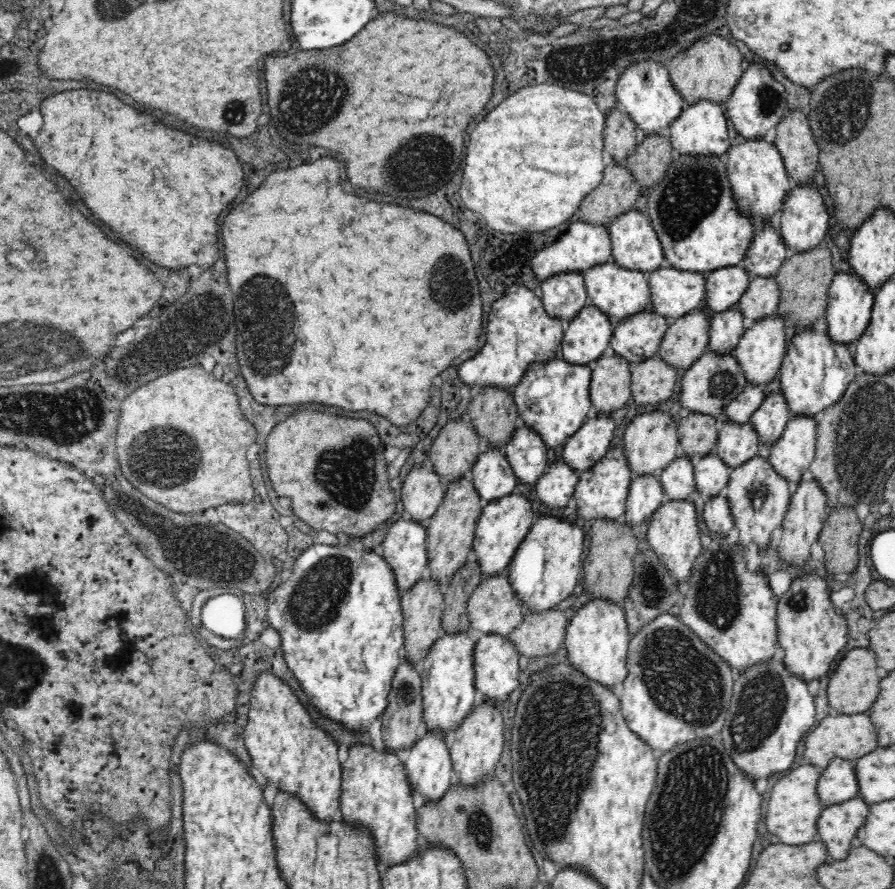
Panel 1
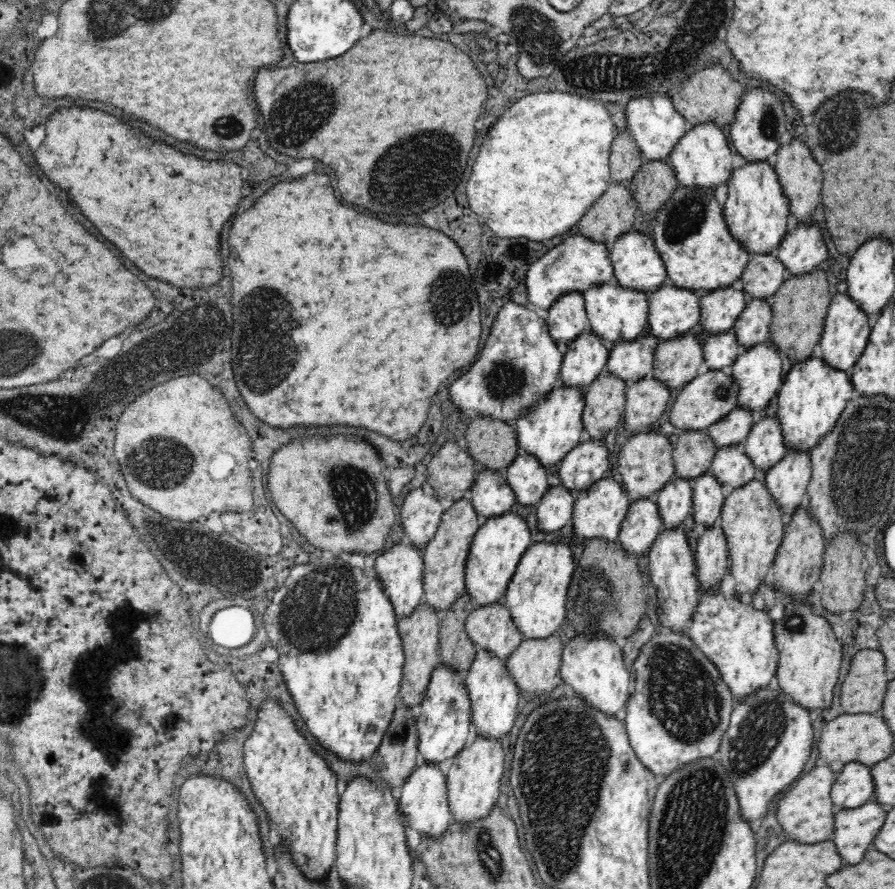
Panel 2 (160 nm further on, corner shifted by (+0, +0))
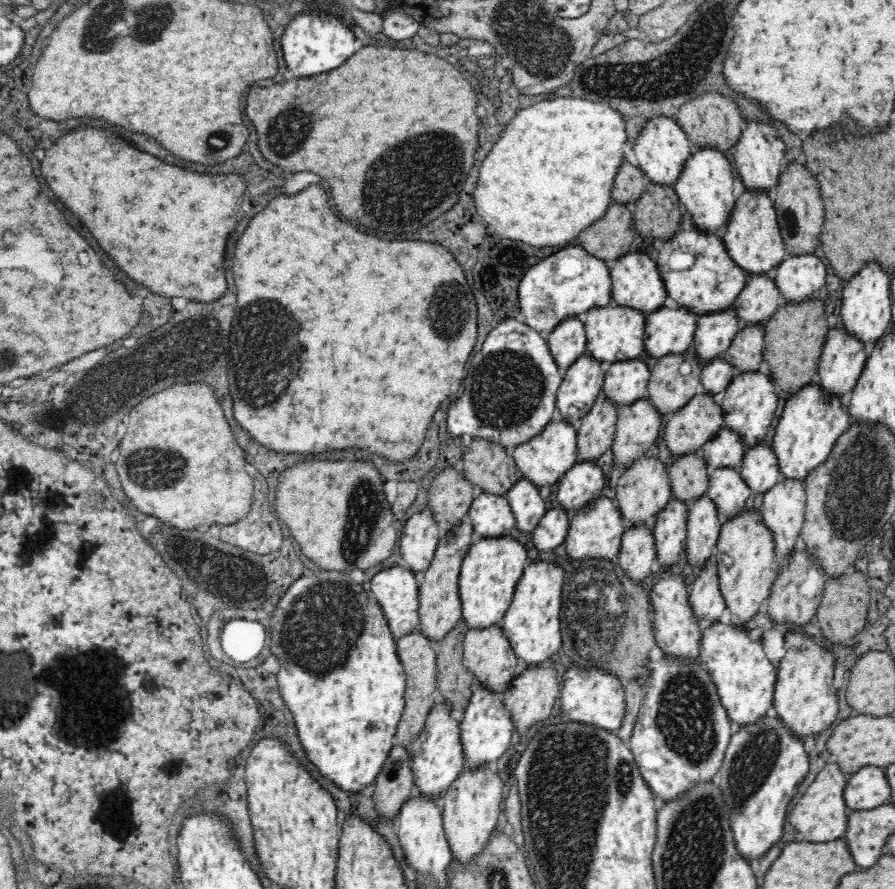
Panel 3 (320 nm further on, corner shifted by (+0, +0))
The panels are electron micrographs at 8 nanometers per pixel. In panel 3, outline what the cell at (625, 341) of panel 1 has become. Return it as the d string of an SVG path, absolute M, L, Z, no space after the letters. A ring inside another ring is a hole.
M644 357L616 361L616 364L606 366L602 394L620 408L636 404L638 400L648 401L650 376L651 363Z

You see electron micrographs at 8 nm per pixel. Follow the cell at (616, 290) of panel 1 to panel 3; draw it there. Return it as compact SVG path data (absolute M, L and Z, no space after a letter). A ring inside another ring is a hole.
M608 305L596 307L582 317L586 333L586 354L599 364L609 366L616 361L634 360L644 357L644 328L646 315L628 307Z

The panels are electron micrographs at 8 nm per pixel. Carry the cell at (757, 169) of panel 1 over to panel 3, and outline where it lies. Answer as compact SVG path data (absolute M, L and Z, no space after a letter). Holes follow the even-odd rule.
M744 191L742 196L737 198L731 217L725 226L726 235L723 243L726 252L747 276L767 275L772 272L772 268L778 267L790 257L780 236L772 199L773 195L766 195L760 191Z

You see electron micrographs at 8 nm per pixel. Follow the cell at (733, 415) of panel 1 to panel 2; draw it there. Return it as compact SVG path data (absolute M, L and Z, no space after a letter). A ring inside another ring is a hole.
M734 408L722 420L706 430L716 450L724 447L742 446L756 423L752 411Z

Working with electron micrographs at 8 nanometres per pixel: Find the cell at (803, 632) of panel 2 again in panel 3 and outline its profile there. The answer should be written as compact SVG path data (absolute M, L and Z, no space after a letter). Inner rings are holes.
M800 630L787 632L784 639L786 656L778 668L773 707L780 723L794 737L802 739L802 742L808 736L815 740L838 716L838 698L832 683L835 659L826 648L818 646Z

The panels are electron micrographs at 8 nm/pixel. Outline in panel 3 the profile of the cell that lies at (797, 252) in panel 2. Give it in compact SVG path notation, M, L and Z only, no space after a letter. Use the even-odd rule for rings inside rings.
M814 255L790 256L776 267L774 282L784 295L785 304L800 304L822 296L826 266Z

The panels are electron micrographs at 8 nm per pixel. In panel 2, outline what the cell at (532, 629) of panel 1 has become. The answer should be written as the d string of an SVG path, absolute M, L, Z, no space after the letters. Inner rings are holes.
M556 635L547 639L524 639L520 646L510 655L505 663L508 673L512 675L512 681L516 681L518 696L523 702L530 698L540 698L550 694L556 686L562 684L562 679L558 677L561 668L561 656L563 652L563 641ZM521 693L521 695L519 695Z

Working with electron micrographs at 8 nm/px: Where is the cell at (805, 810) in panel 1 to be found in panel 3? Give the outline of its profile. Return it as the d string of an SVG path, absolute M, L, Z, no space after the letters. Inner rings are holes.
M826 763L788 816L788 822L799 832L800 839L808 842L830 842L846 834L848 830L846 812L851 812L844 800L847 780L848 776L841 771L838 763Z

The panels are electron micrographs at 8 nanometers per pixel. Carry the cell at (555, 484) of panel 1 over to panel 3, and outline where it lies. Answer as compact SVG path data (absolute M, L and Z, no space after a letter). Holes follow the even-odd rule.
M554 507L544 514L533 530L532 540L536 551L553 552L565 542L570 526L570 515L562 507Z

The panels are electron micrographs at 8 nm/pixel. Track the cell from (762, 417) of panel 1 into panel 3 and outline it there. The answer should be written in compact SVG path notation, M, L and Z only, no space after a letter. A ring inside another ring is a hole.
M758 444L745 451L739 473L744 483L750 487L752 498L755 494L767 493L784 480L772 447L768 448L763 444Z

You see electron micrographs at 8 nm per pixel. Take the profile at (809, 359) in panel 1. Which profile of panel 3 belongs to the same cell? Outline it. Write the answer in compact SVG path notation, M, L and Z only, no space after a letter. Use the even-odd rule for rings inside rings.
M819 386L802 389L796 396L787 398L784 411L776 426L776 435L772 450L776 459L780 474L784 479L806 481L815 471L816 467L824 464L831 454L832 448L838 444L840 436L848 432L851 422L849 413L842 410L841 400L836 396L829 396Z

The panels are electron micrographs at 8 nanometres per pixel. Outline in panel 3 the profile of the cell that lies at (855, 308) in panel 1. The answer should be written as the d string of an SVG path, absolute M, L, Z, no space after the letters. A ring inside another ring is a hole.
M832 328L828 331L821 357L818 364L818 378L820 378L820 388L824 389L829 396L836 396L839 400L852 389L856 388L860 376L866 365L866 352L864 343L850 337L842 328Z

